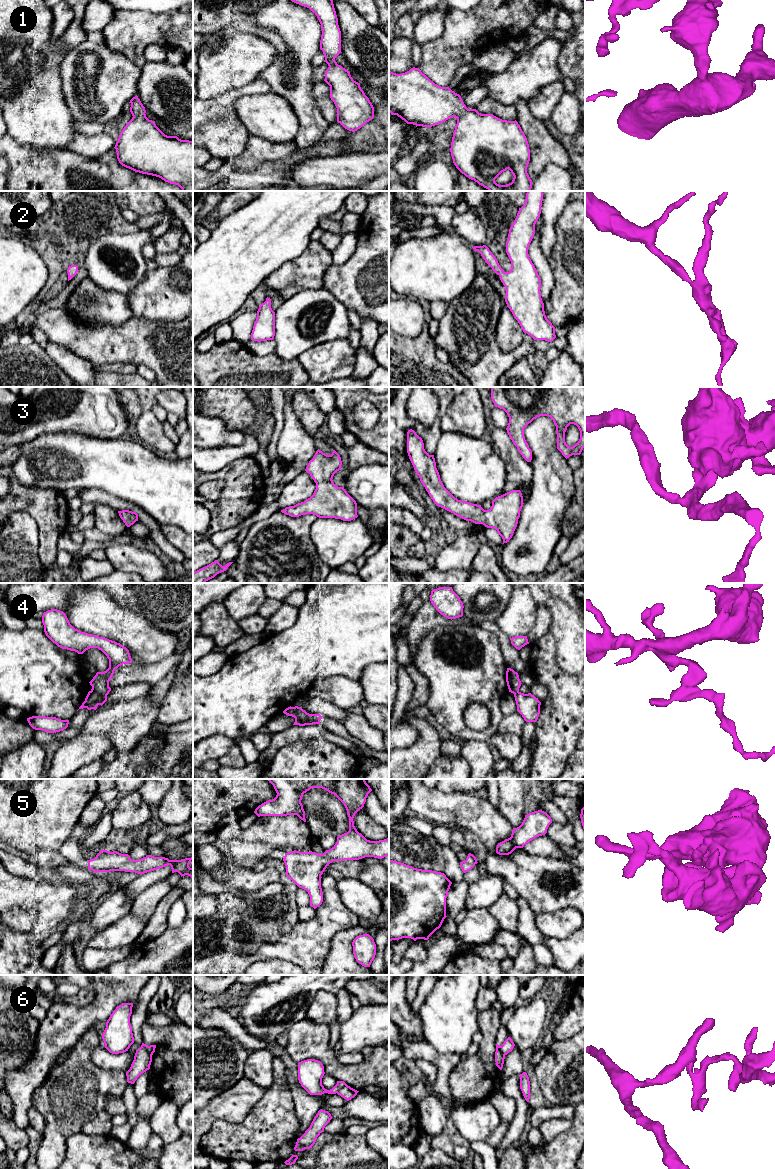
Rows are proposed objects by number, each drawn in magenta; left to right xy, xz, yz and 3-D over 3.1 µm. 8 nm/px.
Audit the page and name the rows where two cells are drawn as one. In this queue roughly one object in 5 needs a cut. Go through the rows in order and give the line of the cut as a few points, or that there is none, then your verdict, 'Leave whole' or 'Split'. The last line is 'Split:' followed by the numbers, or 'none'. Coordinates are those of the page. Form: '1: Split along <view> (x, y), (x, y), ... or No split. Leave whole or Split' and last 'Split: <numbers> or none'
1: No split. Leave whole
2: No split. Leave whole
3: No split. Leave whole
4: Split along xy (91, 690), (101, 694), (108, 693). Split
5: No split. Leave whole
6: Split along xz (347, 1085), (336, 1092). Split
Split: 4, 6

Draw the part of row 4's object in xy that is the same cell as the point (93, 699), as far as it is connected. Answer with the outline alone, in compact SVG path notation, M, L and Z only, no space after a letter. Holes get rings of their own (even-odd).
M89 691L85 698L85 701L82 703L79 709L87 708L88 710L96 710L98 705L102 706L107 701L108 694L109 693L101 695L97 692Z

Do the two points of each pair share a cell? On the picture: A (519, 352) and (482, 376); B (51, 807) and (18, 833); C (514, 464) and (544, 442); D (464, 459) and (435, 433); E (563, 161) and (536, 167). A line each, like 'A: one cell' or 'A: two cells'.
A: one cell
B: one cell
C: two cells
D: two cells
E: one cell

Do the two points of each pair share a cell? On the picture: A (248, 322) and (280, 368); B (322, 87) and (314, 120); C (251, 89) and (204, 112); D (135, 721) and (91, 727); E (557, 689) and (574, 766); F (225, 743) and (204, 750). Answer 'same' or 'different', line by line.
A: different
B: different
C: same
D: same
E: different
F: same

